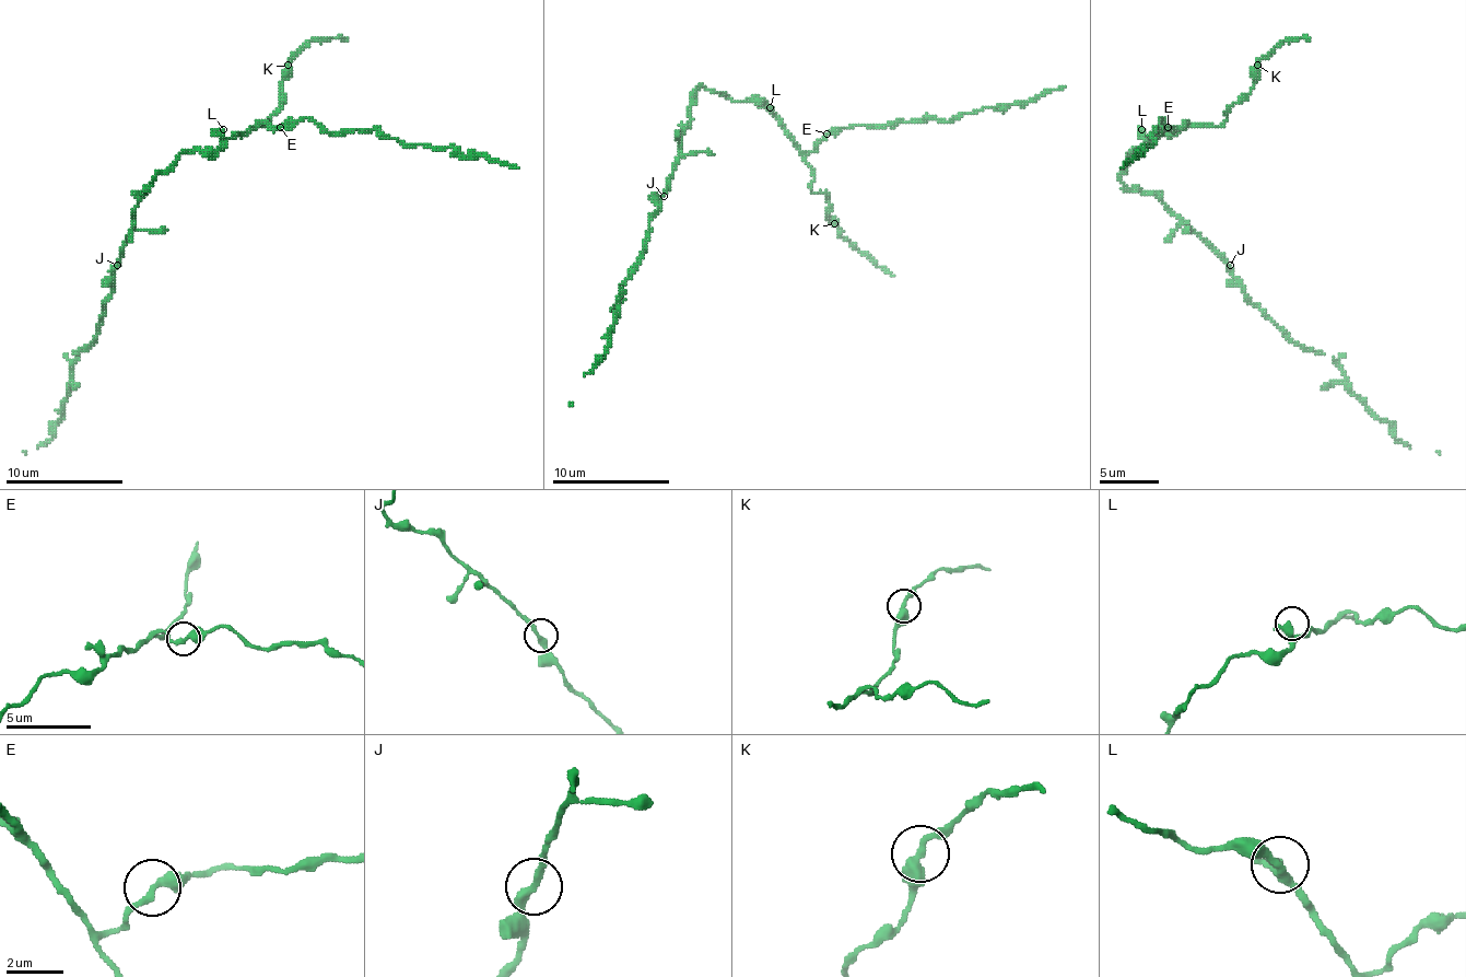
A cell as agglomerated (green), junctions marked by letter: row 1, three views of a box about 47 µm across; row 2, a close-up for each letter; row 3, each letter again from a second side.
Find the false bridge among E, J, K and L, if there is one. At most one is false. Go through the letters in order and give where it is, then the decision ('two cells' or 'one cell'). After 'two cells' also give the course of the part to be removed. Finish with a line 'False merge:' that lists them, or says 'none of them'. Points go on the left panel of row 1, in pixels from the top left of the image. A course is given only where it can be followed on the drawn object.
E: at (280, 127); one cell
J: at (117, 265); one cell
K: at (288, 65); one cell
L: at (223, 129); one cell
False merge: none of them

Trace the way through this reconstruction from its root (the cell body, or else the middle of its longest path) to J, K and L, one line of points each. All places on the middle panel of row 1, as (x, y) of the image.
J: (696, 92), (690, 119), (681, 134), (681, 158), (664, 196)
K: (696, 92), (702, 86), (735, 102), (761, 102), (811, 170), (811, 190), (827, 196), (829, 220), (835, 222)
L: (696, 92), (702, 86), (723, 92), (735, 102), (761, 102), (767, 111), (770, 107)

